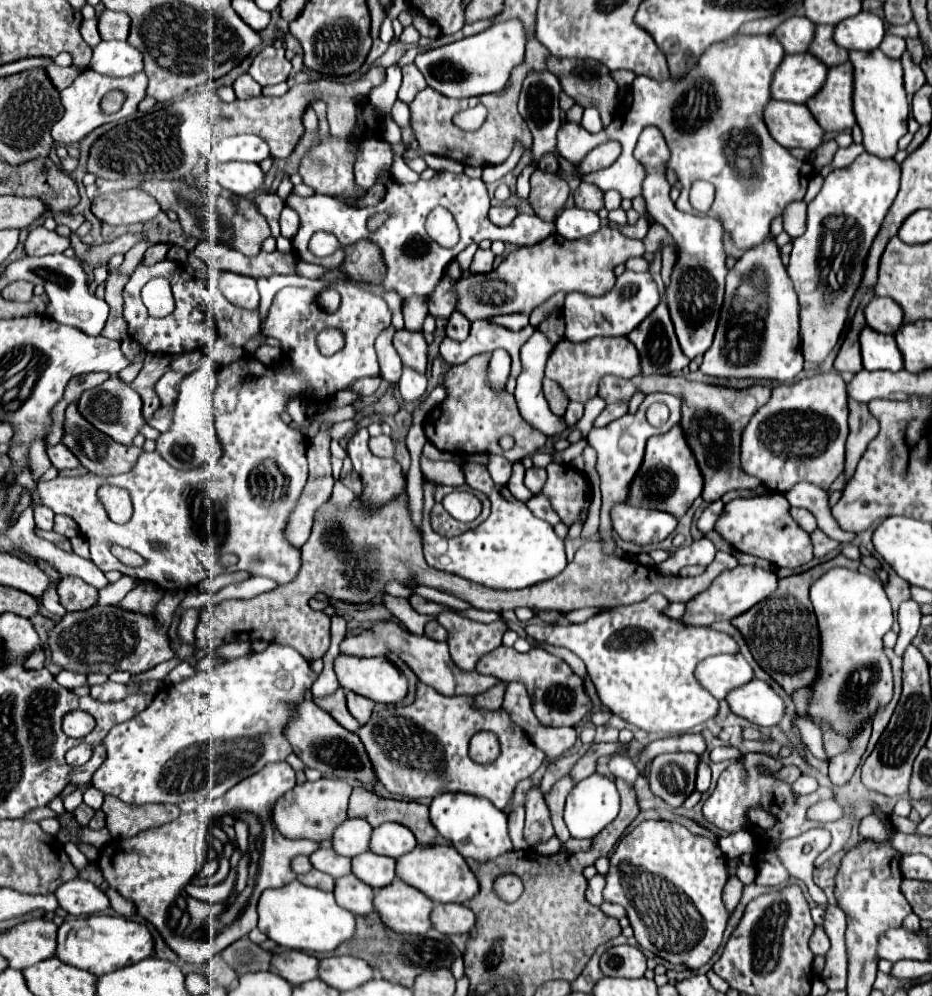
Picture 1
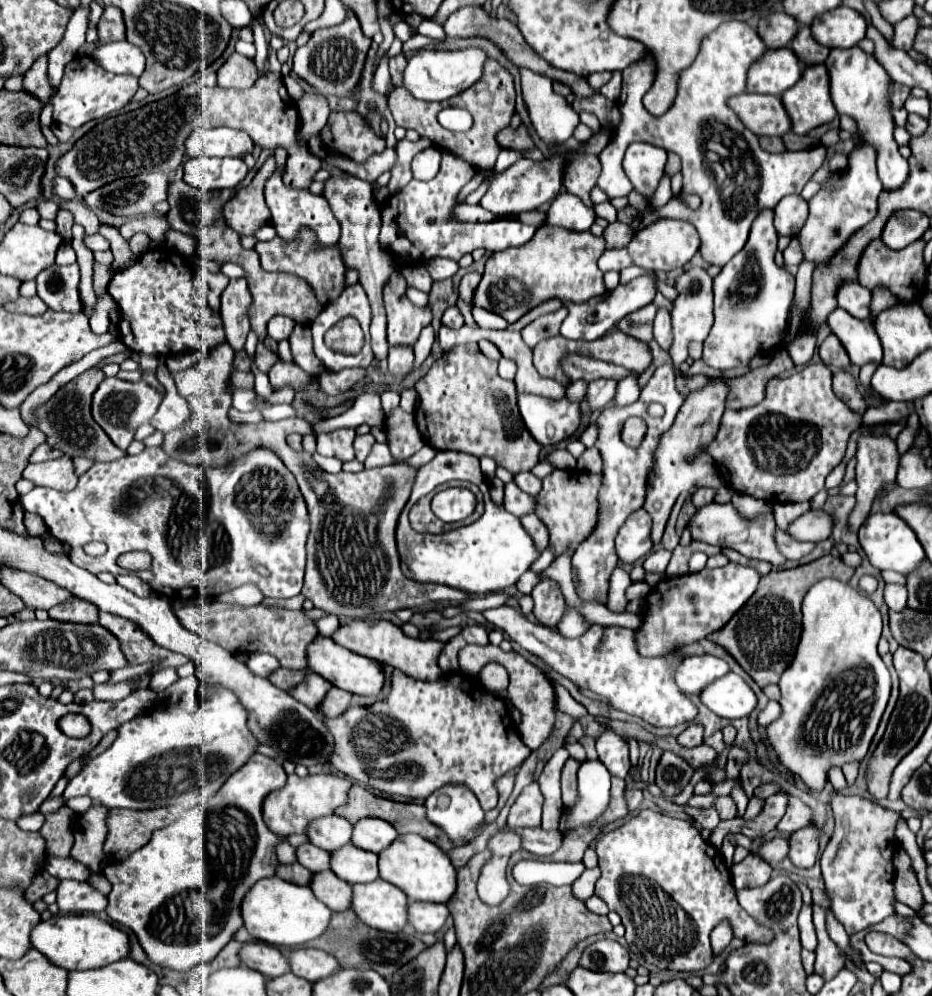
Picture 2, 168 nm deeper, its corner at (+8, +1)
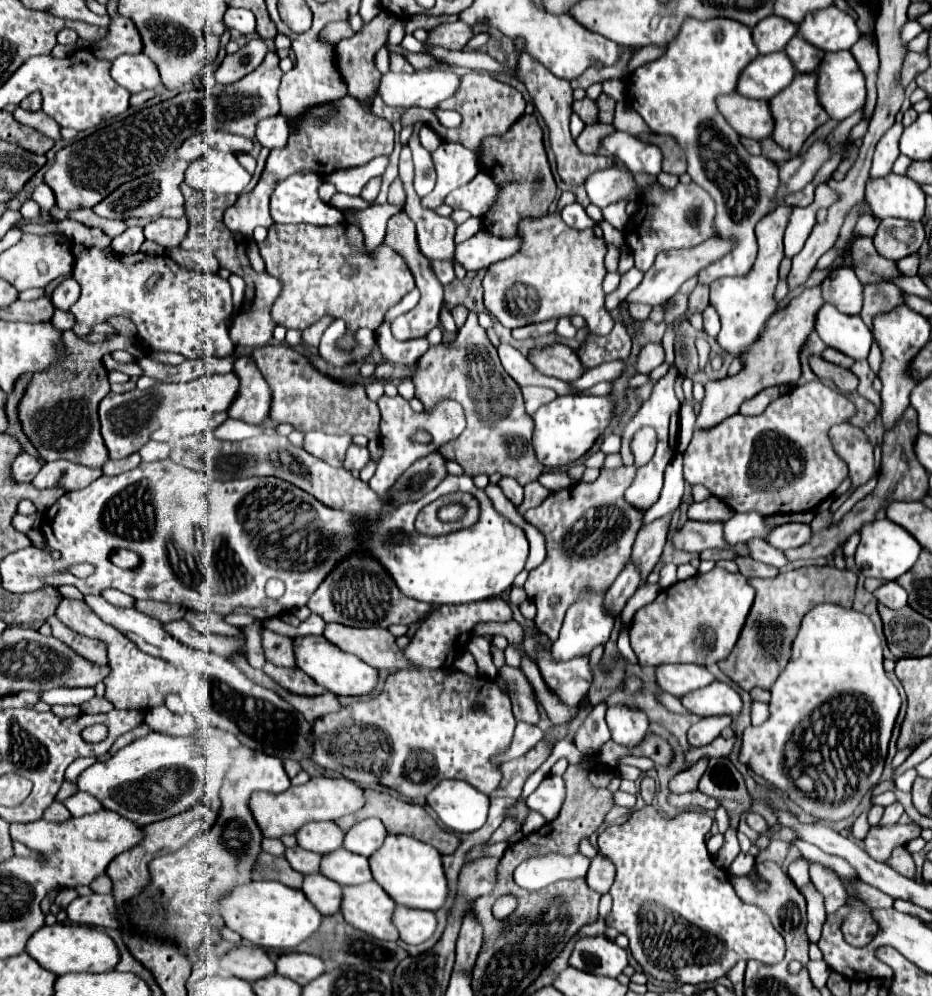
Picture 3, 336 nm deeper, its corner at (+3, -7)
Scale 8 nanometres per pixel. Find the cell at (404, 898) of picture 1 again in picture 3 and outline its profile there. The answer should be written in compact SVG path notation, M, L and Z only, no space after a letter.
M376 882L342 888L342 914L348 924L378 940L398 940L398 930L392 922L396 902Z

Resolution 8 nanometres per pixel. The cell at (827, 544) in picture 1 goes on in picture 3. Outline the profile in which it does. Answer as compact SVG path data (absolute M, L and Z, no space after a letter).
M750 540L748 546L750 546L750 556L752 556L754 560L758 560L758 562L772 564L772 566L776 566L776 568L782 568L782 566L788 564L786 554L784 554L782 550L778 550L778 548L774 548L774 546L770 546L770 544L764 542L764 540Z

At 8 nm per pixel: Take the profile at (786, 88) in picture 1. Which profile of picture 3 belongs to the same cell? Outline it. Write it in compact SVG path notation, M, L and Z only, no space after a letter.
M786 52L760 54L742 72L742 78L738 82L738 94L746 98L770 100L786 86L790 86L794 76L796 70Z

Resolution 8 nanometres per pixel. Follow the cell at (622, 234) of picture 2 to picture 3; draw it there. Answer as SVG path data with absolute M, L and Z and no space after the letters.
M606 244L608 252L606 252L606 270L614 272L618 268L618 256L620 256L620 248L614 244Z

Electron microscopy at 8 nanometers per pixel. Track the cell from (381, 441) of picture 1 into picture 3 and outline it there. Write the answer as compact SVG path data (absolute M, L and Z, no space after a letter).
M352 444L350 450L346 452L344 468L346 468L346 470L362 470L368 462L370 462L370 452L368 452L368 448L362 448L362 446Z

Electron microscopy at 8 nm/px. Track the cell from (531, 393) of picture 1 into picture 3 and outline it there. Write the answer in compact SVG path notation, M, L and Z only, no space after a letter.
M558 396L550 404L534 412L534 450L538 460L548 468L562 468L584 456L594 440L606 430L612 418L612 402L608 396Z

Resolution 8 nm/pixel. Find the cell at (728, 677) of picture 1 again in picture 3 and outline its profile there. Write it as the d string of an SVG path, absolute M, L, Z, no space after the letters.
M664 664L656 670L656 680L660 688L676 698L712 684L716 678L706 666L698 664Z

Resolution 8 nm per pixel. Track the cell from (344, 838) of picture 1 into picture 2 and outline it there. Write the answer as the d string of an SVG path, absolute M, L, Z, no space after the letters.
M331 814L325 818L315 818L309 824L309 830L305 832L305 836L309 838L311 844L333 852L345 844L351 842L351 832L353 832L353 824L347 822L345 818Z

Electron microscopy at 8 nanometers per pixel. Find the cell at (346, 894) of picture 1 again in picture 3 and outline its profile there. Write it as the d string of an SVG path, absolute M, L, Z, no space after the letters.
M324 874L306 876L302 892L320 910L320 914L332 916L332 914L340 912L340 906L342 906L342 886L338 882L332 882Z

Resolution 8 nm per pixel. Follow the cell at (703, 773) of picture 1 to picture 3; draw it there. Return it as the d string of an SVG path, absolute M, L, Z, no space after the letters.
M728 826L728 830L724 834L724 846L718 850L714 860L718 862L718 866L728 868L732 864L732 860L738 856L738 852L740 852L740 846L738 846L738 840L736 840L736 830L732 826Z

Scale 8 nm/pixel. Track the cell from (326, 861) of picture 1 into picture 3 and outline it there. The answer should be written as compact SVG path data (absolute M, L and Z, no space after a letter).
M296 846L296 848L286 850L286 860L290 862L290 866L296 872L308 876L308 874L318 874L320 872L322 854L316 854L316 852L310 852L310 850L304 850L304 848Z

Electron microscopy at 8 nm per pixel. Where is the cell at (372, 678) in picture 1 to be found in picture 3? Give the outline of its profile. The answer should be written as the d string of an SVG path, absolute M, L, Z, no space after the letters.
M300 636L294 638L296 646L296 664L300 670L304 670L314 682L324 686L326 690L338 694L338 696L366 696L372 694L378 684L378 670L368 666L366 662L358 660L354 654L342 652L338 646L328 642L324 636Z

